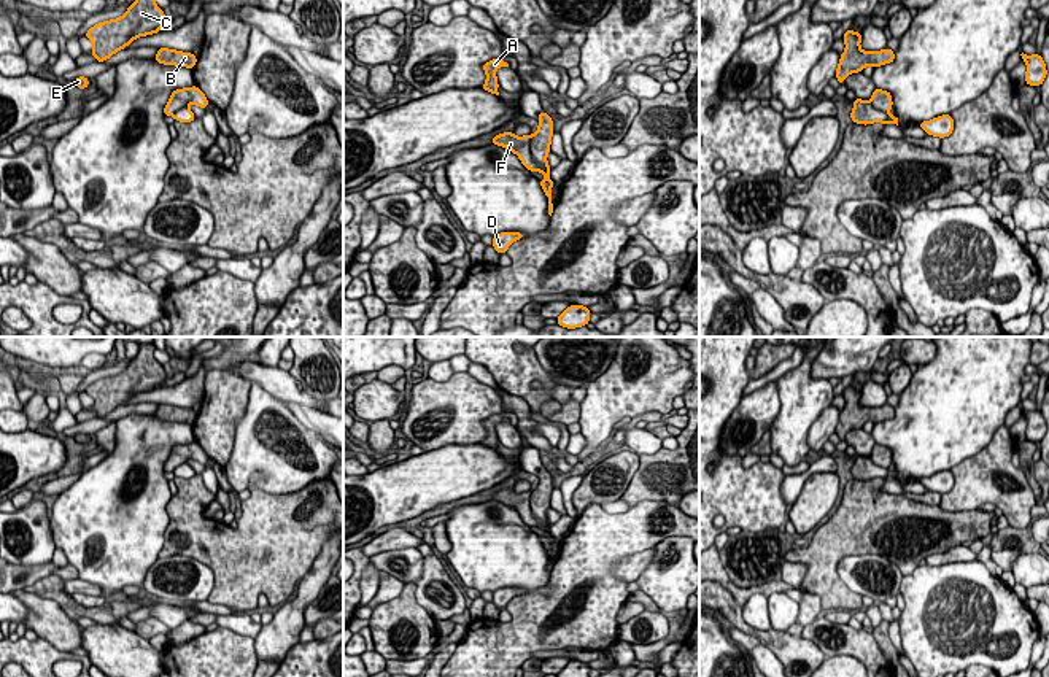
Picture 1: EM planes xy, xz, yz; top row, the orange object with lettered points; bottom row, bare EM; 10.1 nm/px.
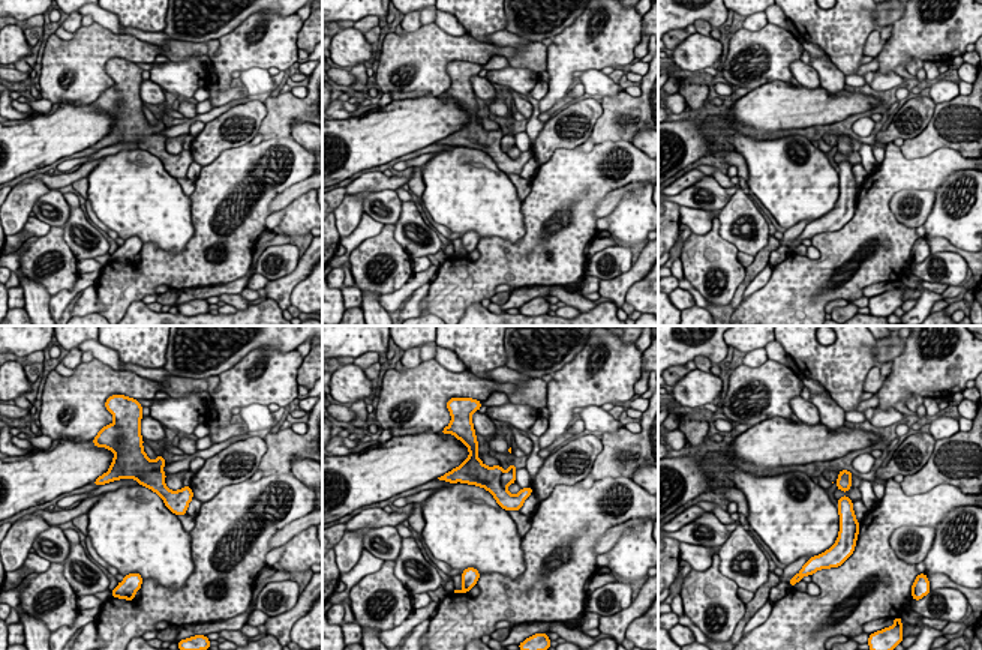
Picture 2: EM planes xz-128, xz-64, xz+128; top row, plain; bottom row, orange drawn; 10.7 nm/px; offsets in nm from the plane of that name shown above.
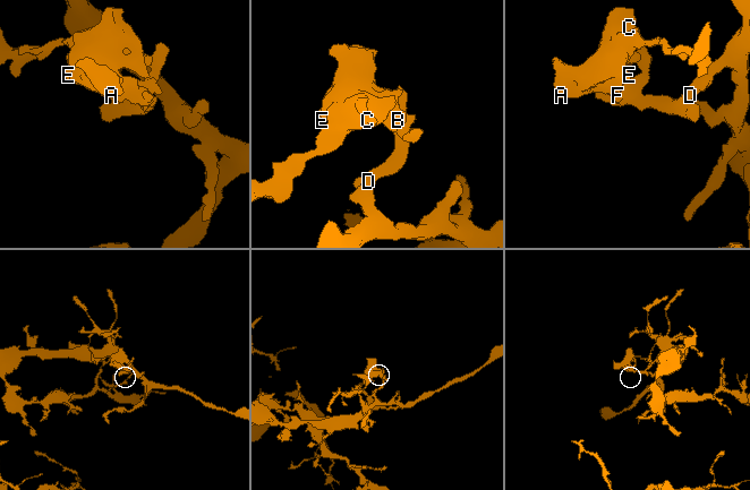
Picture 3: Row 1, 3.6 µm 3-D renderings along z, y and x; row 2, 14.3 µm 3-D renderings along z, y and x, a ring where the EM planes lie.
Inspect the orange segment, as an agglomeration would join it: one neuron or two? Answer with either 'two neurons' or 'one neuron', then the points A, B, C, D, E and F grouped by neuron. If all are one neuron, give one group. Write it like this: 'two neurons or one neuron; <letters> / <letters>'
two neurons; A B C E F / D

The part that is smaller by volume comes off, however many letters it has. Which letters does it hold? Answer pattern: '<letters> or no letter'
A, B, C, E, F

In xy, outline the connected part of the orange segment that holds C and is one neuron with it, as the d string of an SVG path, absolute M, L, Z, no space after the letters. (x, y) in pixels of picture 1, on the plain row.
M140 343L137 356L121 373L99 378L86 388L86 394L94 399L89 410L95 412L97 418L105 418L135 394L157 389L167 380L154 351L154 343Z

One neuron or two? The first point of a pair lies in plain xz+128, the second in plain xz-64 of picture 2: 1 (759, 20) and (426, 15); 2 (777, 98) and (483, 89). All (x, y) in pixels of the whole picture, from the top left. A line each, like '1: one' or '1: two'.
1: two
2: two

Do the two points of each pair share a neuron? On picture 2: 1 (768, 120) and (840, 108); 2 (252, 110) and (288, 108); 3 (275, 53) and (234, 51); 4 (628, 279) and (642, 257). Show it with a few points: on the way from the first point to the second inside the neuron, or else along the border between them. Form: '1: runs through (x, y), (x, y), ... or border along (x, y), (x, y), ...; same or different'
1: runs through (786, 108), (822, 108); same
2: border along (263, 98), (266, 117), (257, 132); different
3: runs through (264, 51), (245, 51); same
4: runs through (634, 273), (642, 263); same

